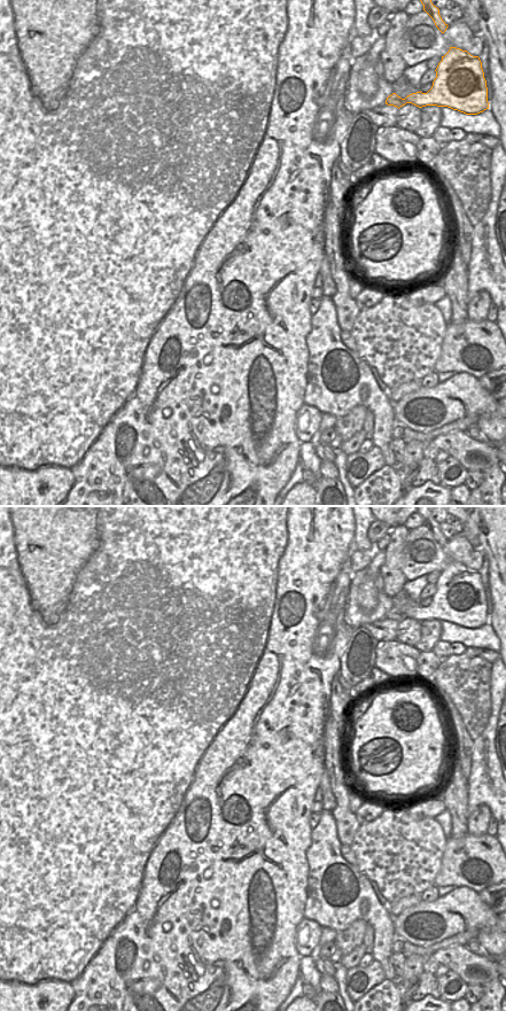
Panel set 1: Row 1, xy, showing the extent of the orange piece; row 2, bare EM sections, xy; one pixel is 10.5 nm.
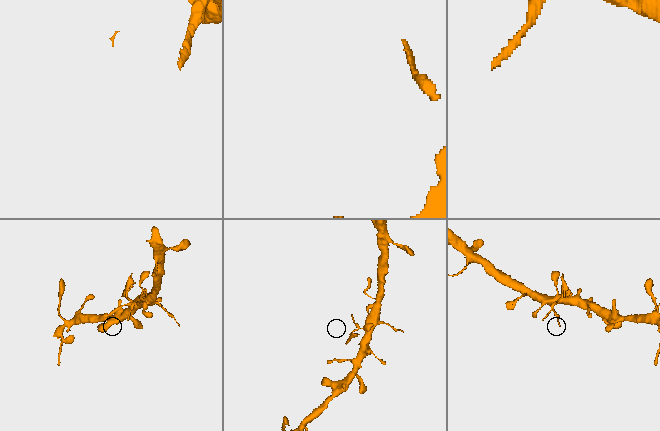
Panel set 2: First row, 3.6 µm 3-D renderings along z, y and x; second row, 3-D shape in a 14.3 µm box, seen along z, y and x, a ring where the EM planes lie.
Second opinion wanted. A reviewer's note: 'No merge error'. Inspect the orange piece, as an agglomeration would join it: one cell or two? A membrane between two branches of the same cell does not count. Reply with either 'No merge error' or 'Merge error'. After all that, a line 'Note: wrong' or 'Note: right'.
Merge error.
Note: wrong

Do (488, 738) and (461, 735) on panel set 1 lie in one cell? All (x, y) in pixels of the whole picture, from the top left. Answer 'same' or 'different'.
different

